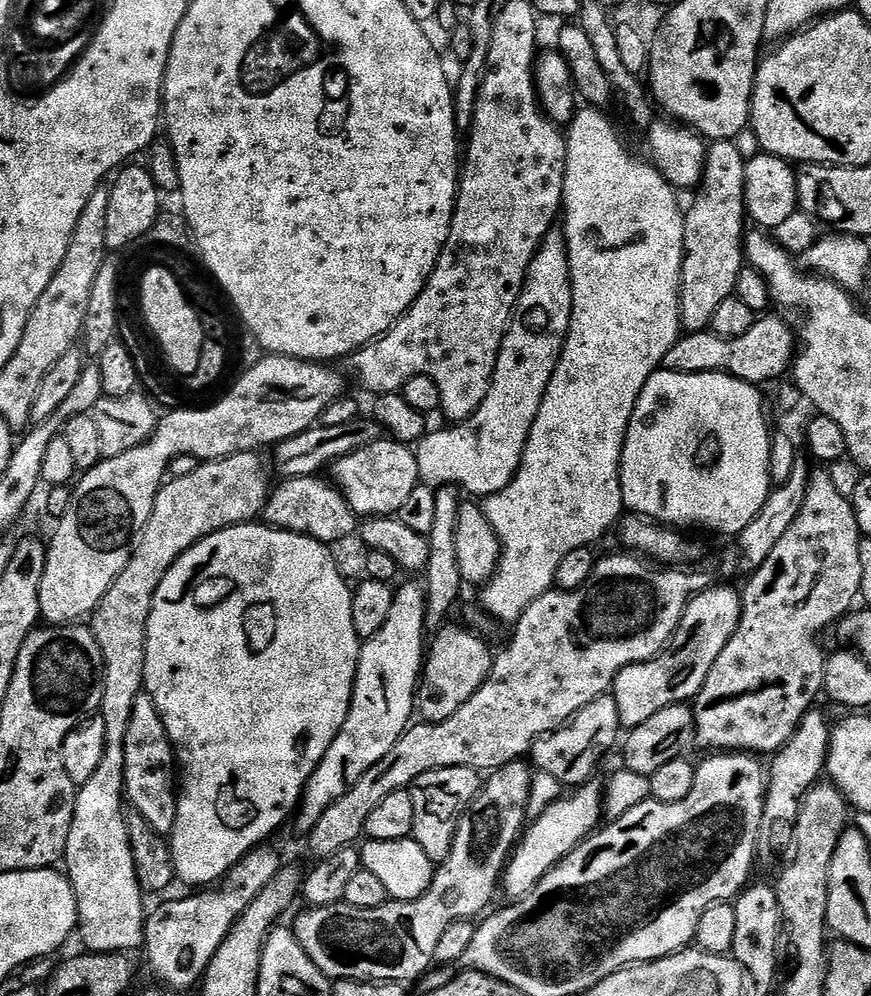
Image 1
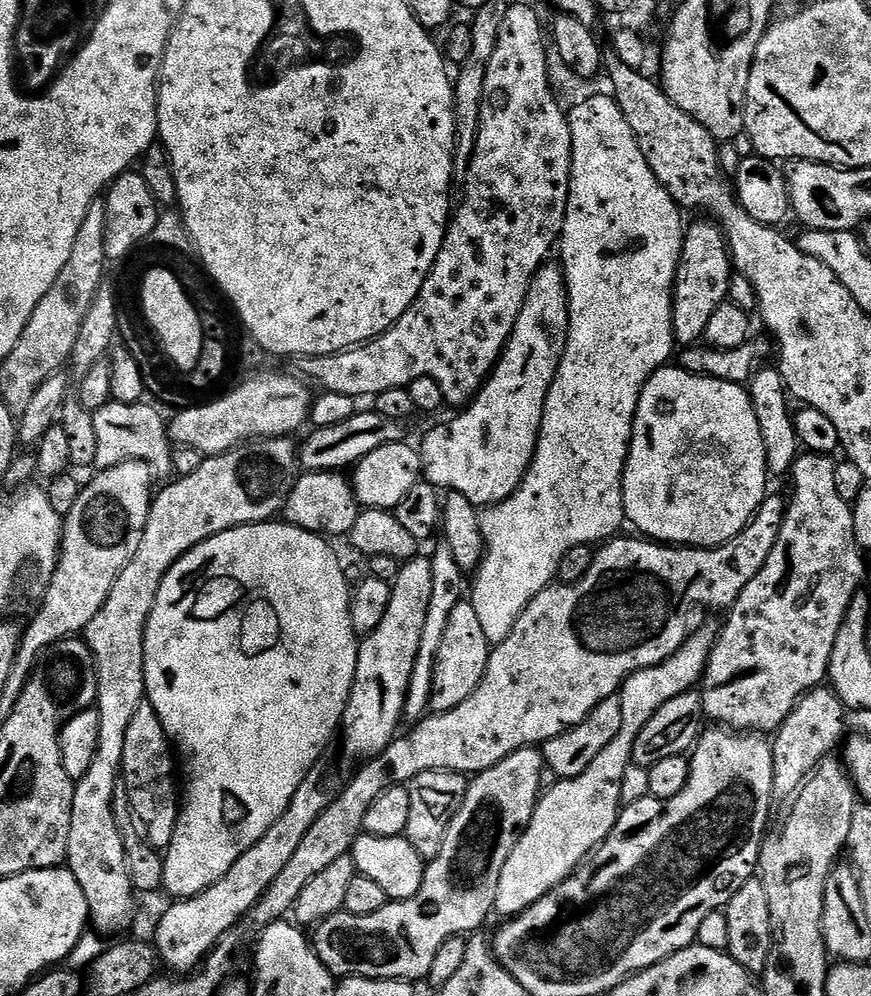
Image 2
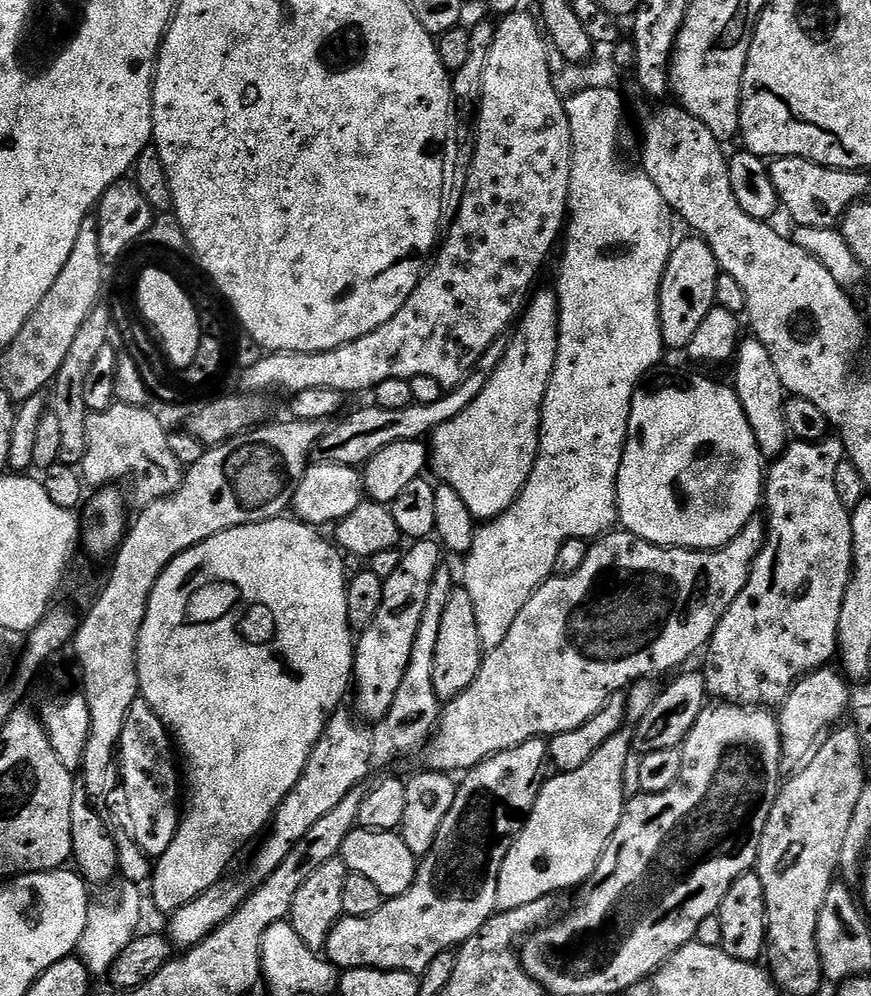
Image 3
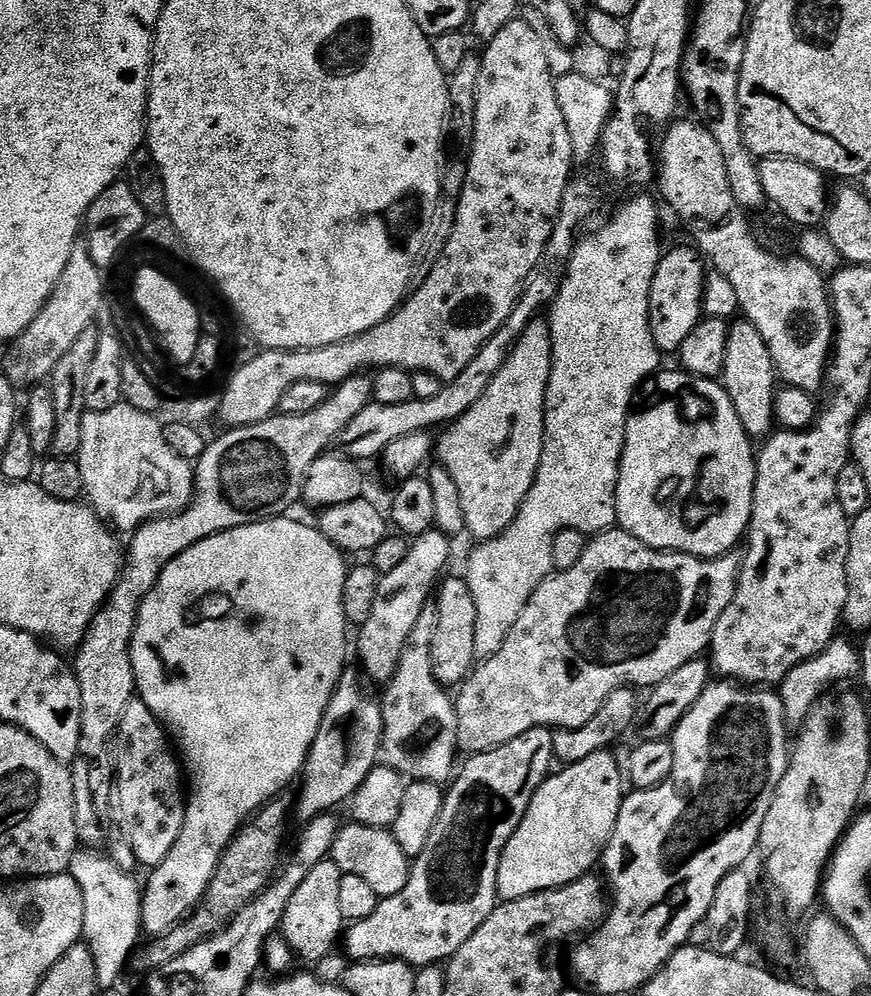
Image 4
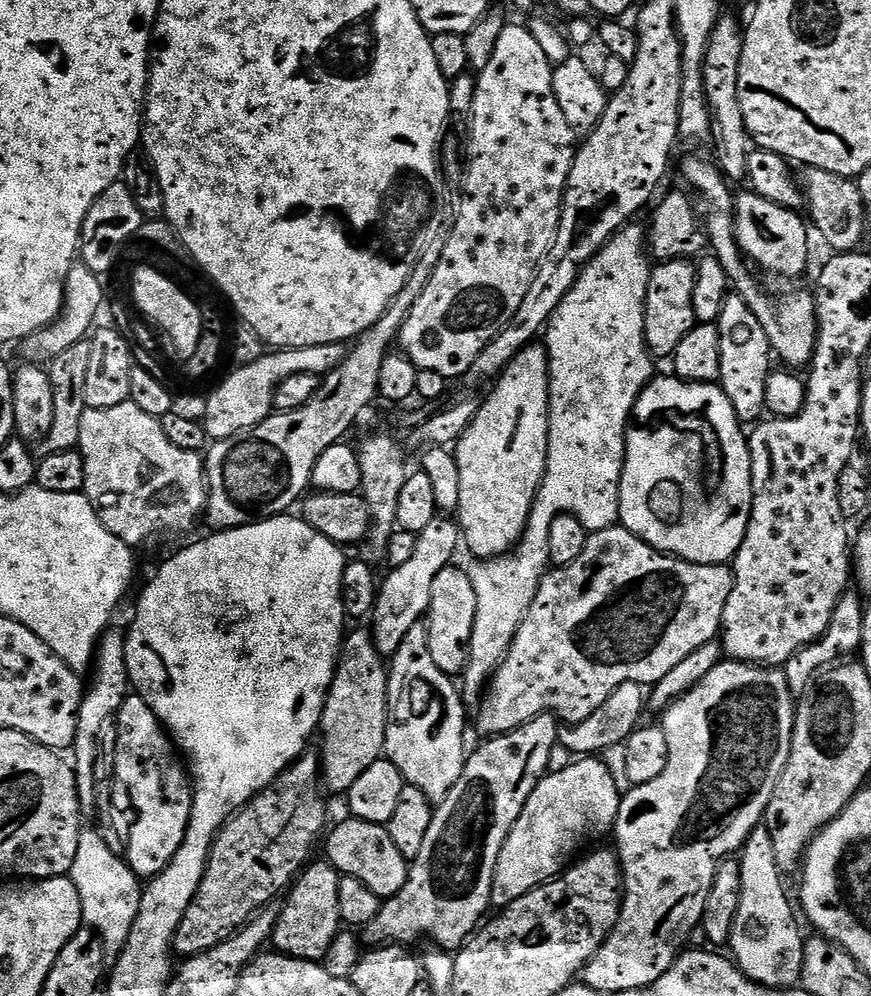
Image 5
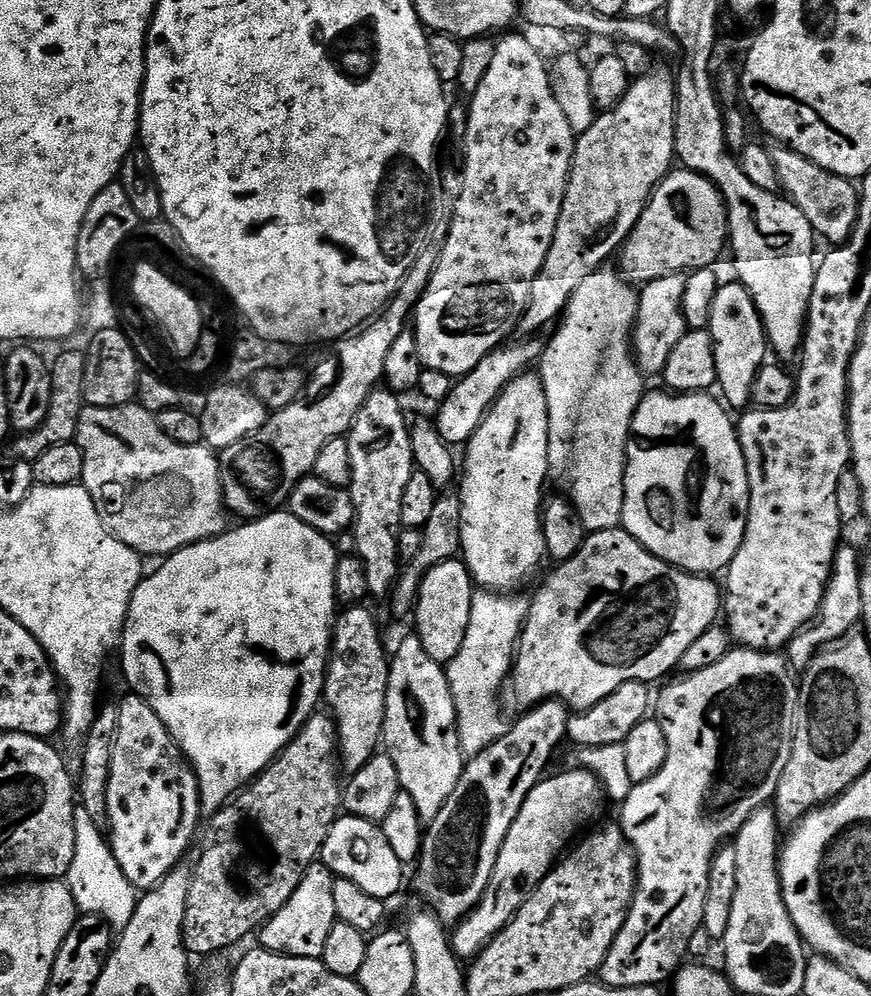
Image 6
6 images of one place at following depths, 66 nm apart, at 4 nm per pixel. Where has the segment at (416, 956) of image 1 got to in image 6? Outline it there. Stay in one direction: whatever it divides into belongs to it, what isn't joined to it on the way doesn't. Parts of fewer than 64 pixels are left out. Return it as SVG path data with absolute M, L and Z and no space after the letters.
M543 700L535 708L525 711L521 715L524 717L517 724L515 721L508 732L498 738L498 742L486 746L486 750L465 763L462 778L454 794L450 794L450 802L446 802L446 806L442 806L442 814L438 814L438 818L434 818L427 825L418 861L420 892L433 904L431 907L438 913L441 924L459 924L480 904L482 894L494 874L502 842L506 842L506 834L510 834L510 826L514 826L514 818L518 818L522 802L526 802L530 790L534 790L534 786L540 783L549 771L548 763L552 760L552 751L560 743L565 743L569 715L568 705L561 700Z

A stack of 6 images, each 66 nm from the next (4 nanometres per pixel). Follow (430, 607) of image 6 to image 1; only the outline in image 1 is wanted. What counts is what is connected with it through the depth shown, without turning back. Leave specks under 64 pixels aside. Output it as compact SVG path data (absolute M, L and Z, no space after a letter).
M445 623L444 627L433 635L436 636L433 640L431 637L430 643L426 648L424 670L416 694L416 706L419 719L430 724L446 722L446 718L450 718L450 714L456 713L457 710L462 710L462 706L466 706L466 702L470 702L470 698L474 698L474 694L478 694L482 682L486 682L486 678L492 669L494 652L493 649L488 649L487 642L482 637L475 636L470 629L459 628L458 625L452 623Z

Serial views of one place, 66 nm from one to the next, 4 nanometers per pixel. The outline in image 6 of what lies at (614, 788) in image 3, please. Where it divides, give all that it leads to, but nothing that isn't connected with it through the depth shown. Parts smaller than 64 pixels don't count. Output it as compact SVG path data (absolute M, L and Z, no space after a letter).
M580 766L552 775L545 775L534 790L530 790L526 802L522 802L522 810L518 810L518 818L514 818L514 826L510 826L510 834L506 834L506 842L502 842L494 874L480 904L455 925L451 933L451 946L461 961L471 961L505 928L527 902L530 886L545 880L569 845L577 839L576 831L586 827L606 805L604 785L600 777L588 771L587 767Z

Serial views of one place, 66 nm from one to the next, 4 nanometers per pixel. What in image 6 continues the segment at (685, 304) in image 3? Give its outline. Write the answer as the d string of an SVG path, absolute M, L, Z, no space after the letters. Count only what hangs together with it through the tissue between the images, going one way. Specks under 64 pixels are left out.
M683 275L663 276L643 285L638 292L638 314L636 324L632 328L632 355L636 357L636 365L645 377L659 377L664 371L666 362L670 362L670 354L674 346L682 342L684 335L690 331L682 312L682 298L686 295L686 279Z

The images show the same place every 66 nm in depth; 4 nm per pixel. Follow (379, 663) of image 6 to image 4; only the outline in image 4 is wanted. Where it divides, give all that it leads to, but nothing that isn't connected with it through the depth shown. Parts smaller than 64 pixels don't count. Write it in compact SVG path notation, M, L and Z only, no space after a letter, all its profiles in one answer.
M345 671L344 677L340 679L340 684L332 696L330 706L326 708L326 714L322 718L322 726L314 738L311 750L308 751L308 761L304 763L304 771L300 784L300 801L294 804L294 816L300 822L307 822L335 813L339 804L347 805L351 801L352 795L366 782L366 778L378 766L376 759L381 759L384 746L384 719L382 718L382 704L368 693L369 685L365 677L359 671Z

